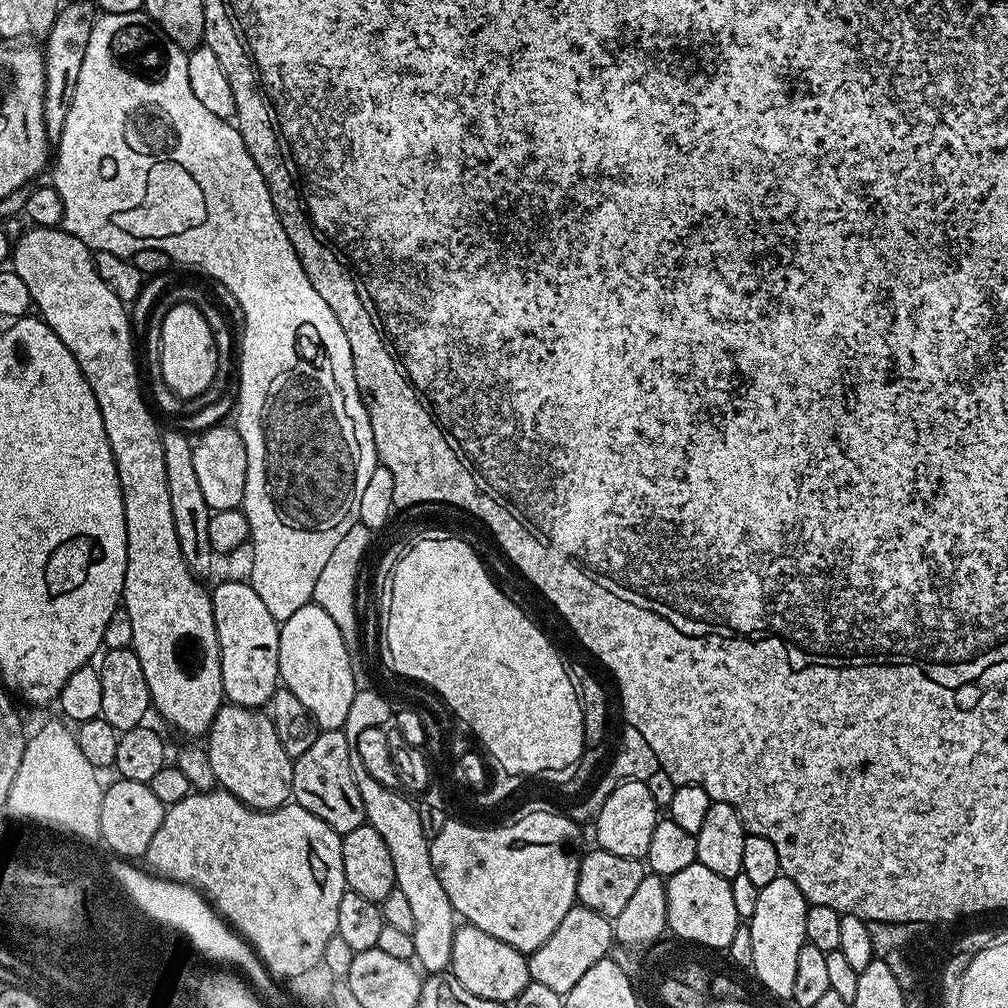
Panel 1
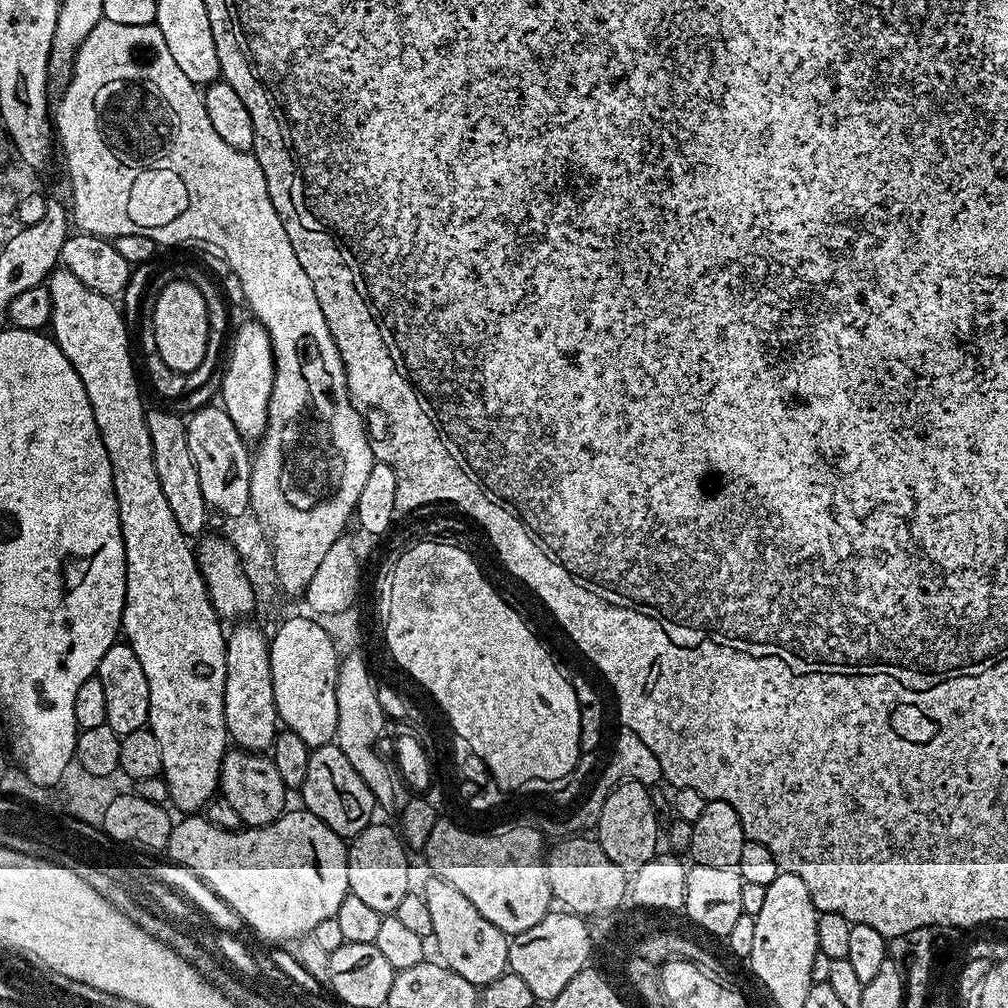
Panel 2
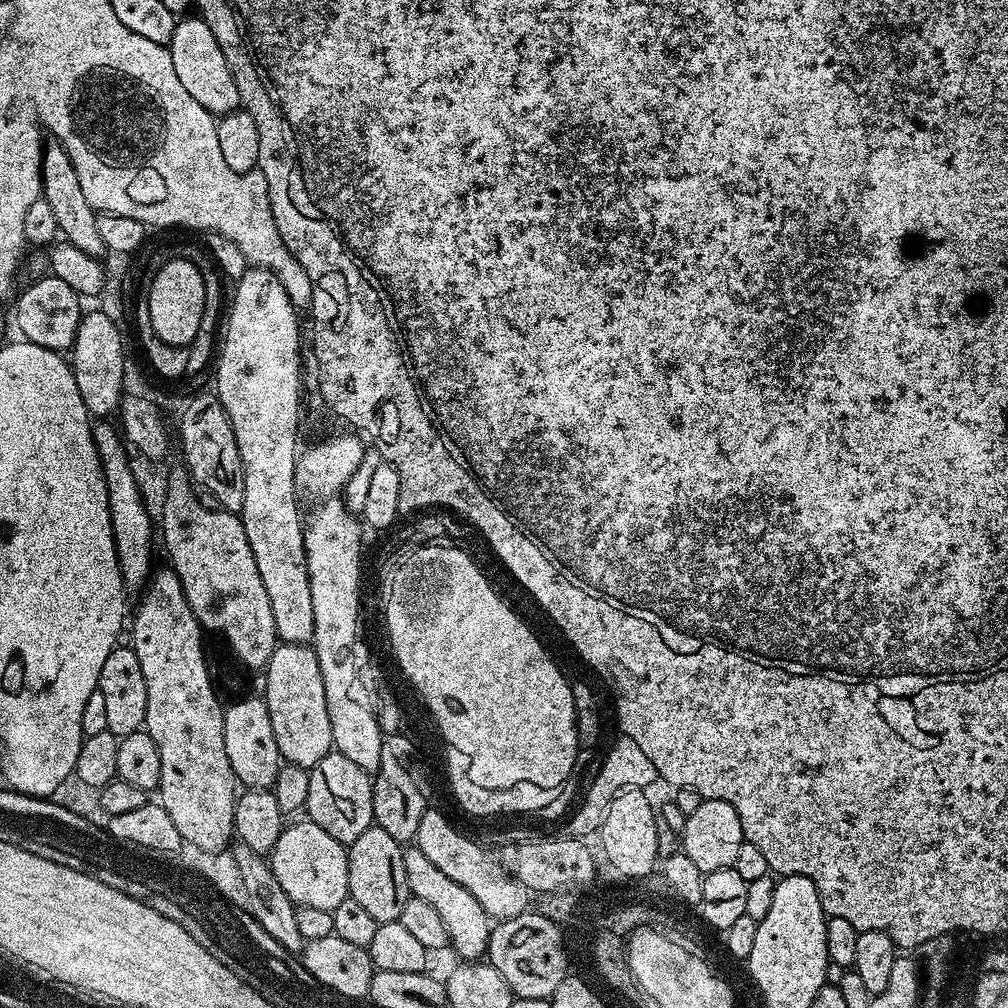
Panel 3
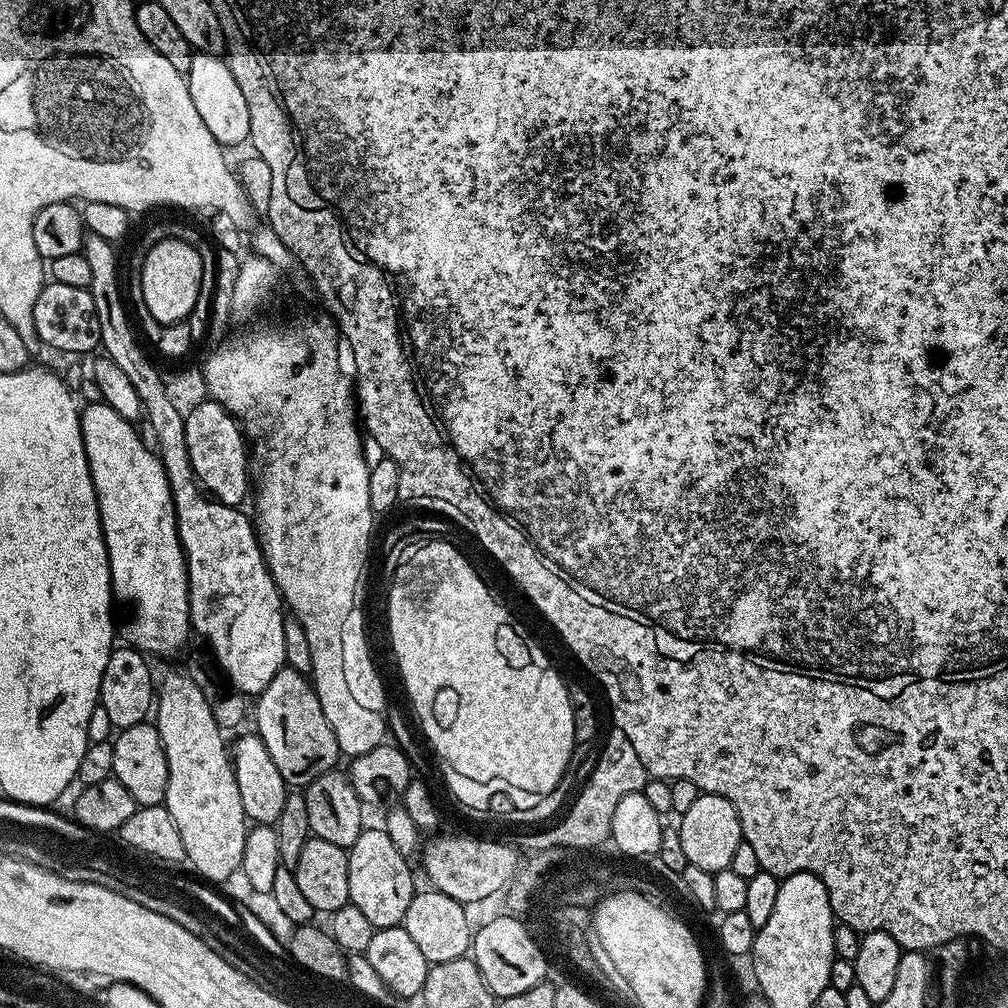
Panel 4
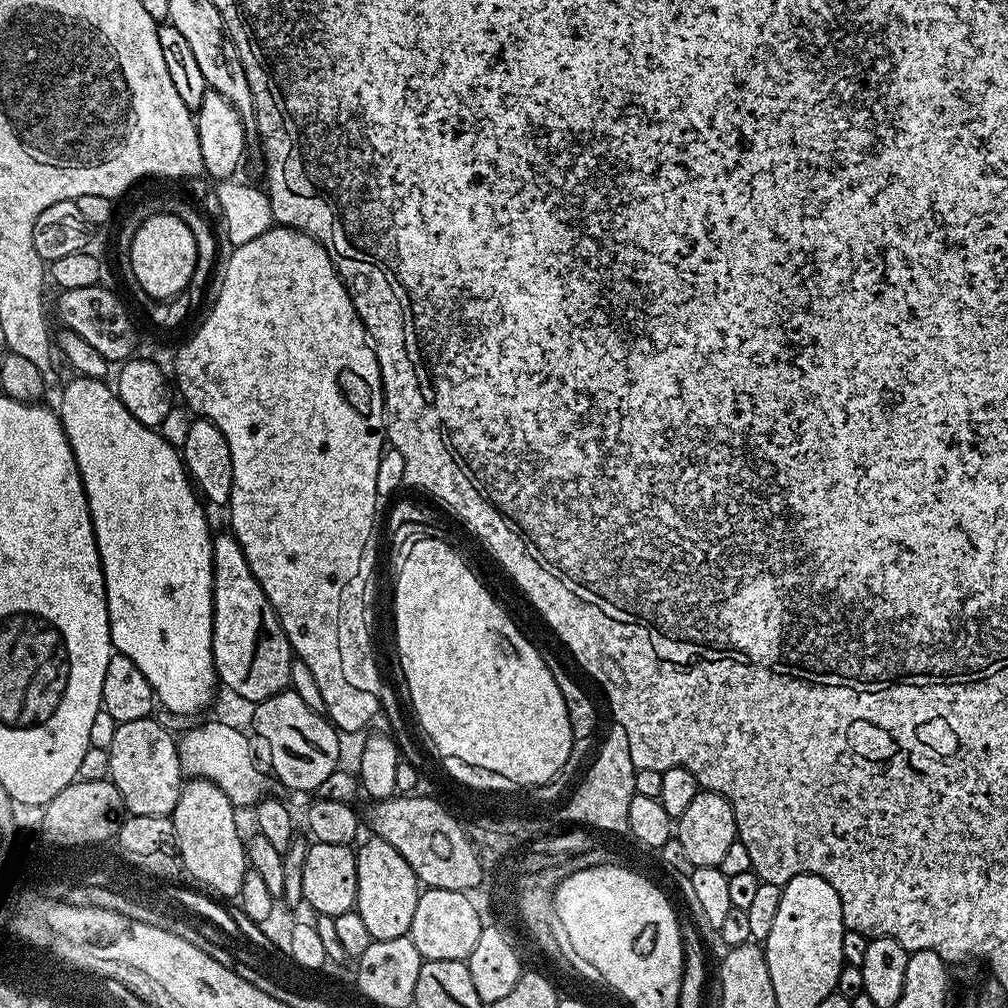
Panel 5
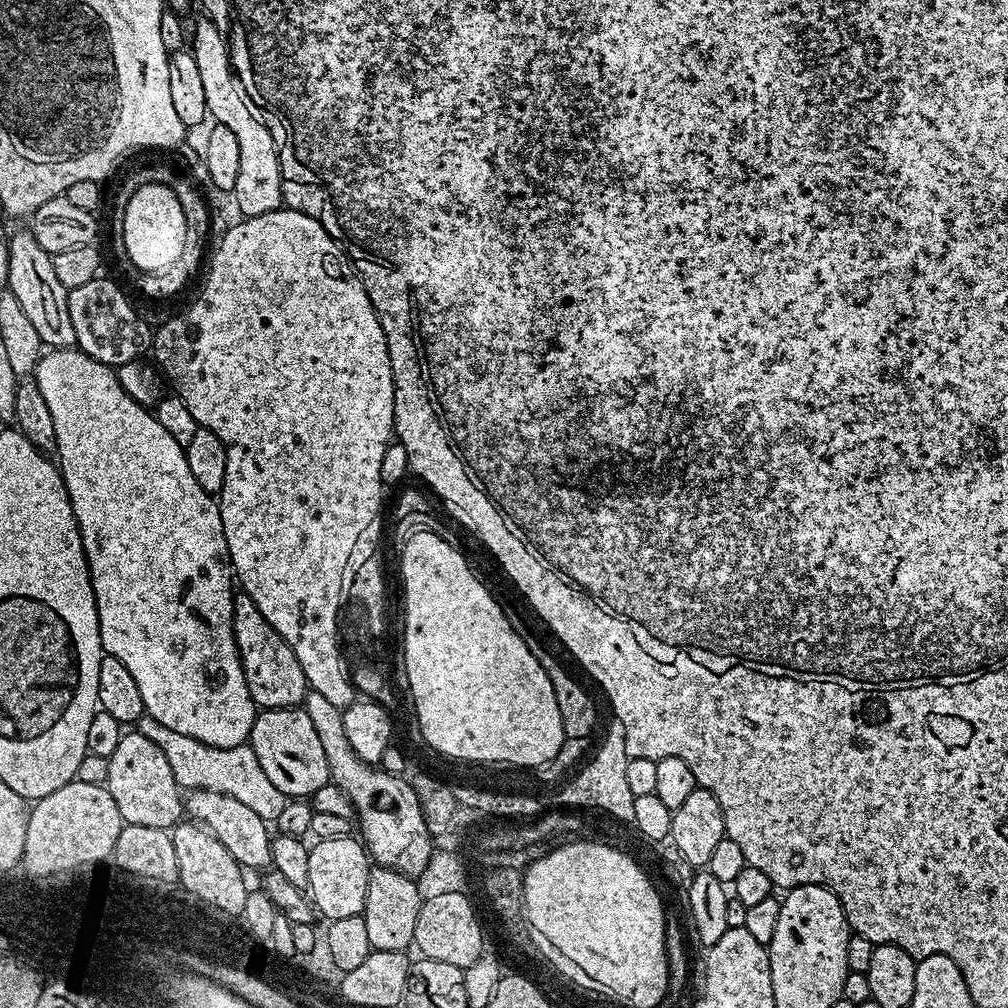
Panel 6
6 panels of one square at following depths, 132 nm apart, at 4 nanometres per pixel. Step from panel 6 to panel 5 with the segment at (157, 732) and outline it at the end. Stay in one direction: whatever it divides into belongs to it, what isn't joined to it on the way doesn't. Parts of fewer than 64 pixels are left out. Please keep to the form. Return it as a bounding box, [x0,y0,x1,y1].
[177,722,268,807]

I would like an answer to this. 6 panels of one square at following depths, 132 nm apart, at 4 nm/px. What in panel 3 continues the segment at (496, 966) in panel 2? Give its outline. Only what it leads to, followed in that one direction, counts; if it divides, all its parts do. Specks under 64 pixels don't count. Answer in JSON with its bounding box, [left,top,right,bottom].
[404,847,493,961]

